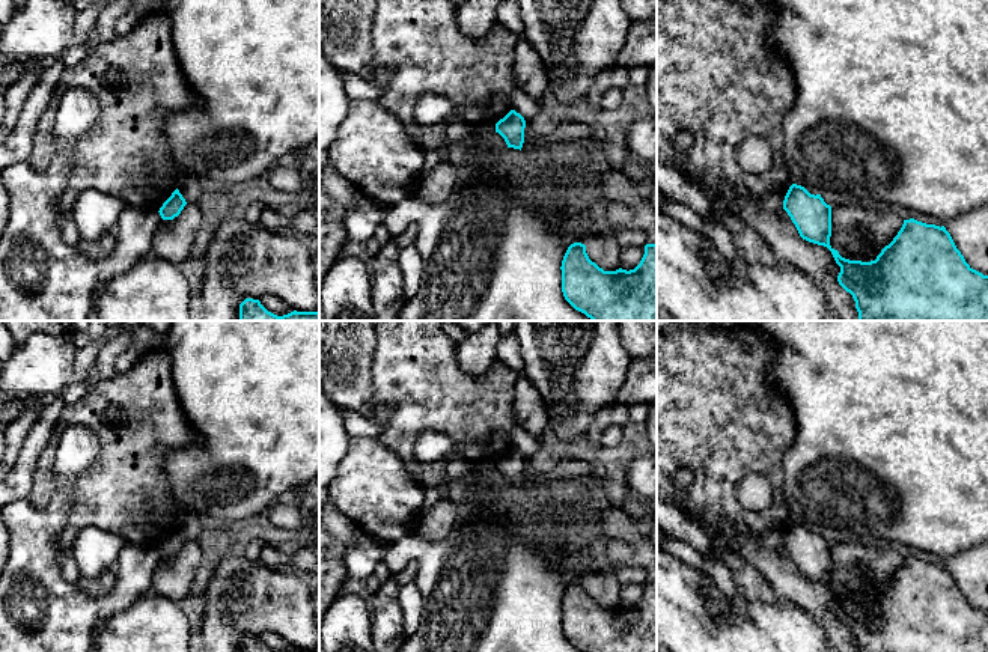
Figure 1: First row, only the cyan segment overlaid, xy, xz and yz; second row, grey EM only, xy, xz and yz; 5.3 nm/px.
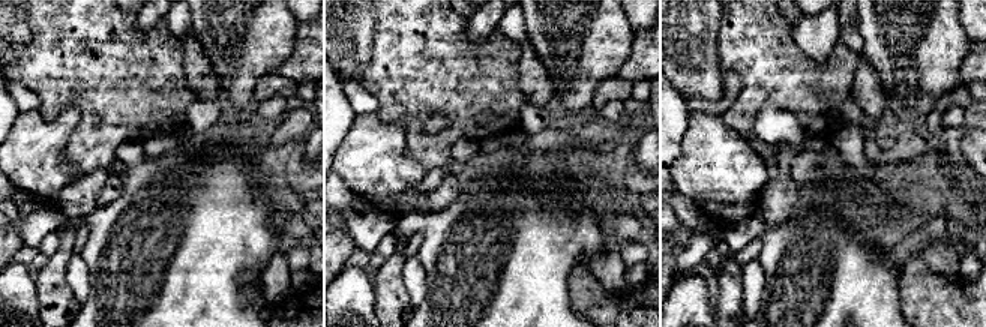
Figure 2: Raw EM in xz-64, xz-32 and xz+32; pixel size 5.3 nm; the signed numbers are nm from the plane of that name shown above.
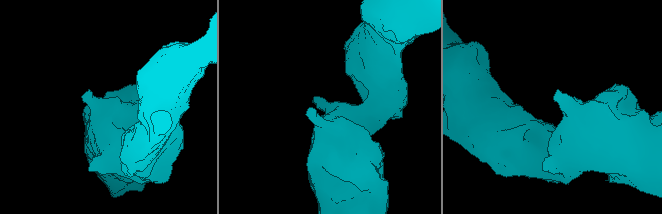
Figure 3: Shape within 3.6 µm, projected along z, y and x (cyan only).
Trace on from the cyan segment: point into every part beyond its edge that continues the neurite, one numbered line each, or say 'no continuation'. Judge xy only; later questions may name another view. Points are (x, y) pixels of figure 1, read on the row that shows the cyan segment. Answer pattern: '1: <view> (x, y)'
no continuation

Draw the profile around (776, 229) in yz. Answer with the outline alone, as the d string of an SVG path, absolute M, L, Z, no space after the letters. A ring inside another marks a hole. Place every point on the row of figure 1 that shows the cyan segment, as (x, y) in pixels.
M723 184L718 185L717 194L729 203L730 214L761 235L779 264L801 270L810 279L827 276L837 280L840 267L831 251L803 239L783 208L768 212L761 200L750 197L744 190L730 190Z

